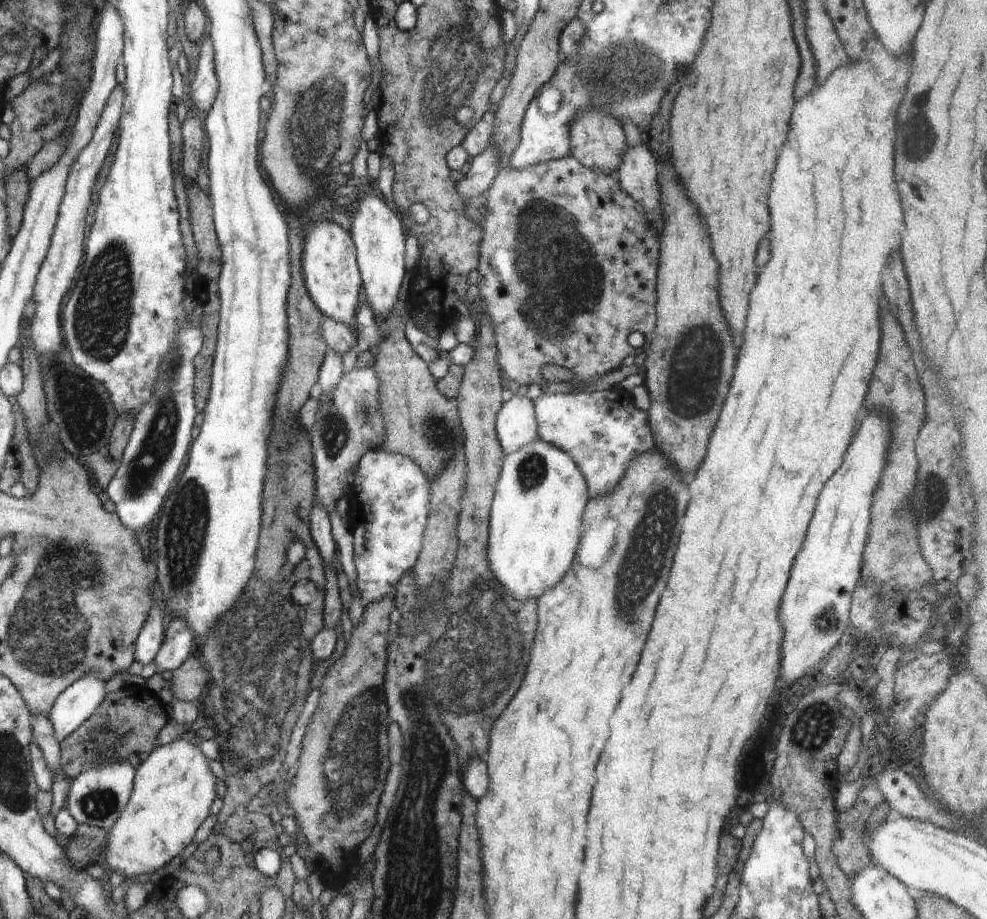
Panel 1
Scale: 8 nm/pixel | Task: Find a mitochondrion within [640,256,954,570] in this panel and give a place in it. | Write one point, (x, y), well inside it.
(695, 367)

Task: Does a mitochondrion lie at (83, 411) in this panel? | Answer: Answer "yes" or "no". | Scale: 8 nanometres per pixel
yes

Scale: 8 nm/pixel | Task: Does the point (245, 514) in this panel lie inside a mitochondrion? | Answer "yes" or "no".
no

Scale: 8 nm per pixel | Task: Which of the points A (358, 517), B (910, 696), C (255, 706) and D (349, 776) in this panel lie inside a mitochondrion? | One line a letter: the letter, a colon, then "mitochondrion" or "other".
A: other
B: other
C: mitochondrion
D: mitochondrion

